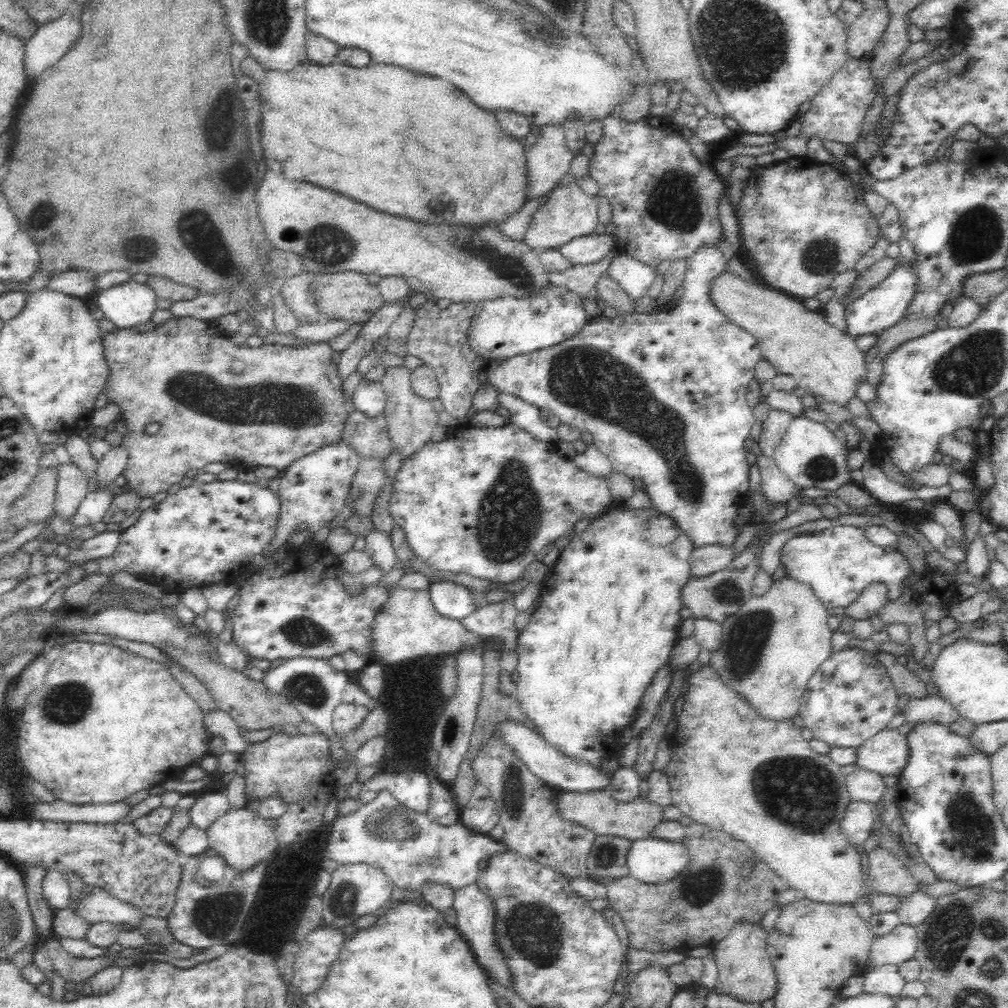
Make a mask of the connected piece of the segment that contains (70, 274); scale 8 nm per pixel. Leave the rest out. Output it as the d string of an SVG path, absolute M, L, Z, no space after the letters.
M77 270L53 273L50 275L46 288L42 288L41 290L58 291L62 292L63 295L82 298L82 296L88 296L88 294L97 291L94 289L94 278L97 275L96 273L92 273L92 271Z

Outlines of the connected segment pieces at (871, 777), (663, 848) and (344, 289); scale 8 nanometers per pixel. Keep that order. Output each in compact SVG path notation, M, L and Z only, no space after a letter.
M856 767L851 774L846 775L851 800L868 804L878 802L882 798L882 794L886 792L882 777L881 774Z
M654 838L633 841L627 854L629 874L648 884L675 879L690 862L690 851L683 842Z
M354 271L317 273L315 276L315 302L321 314L330 319L346 320L351 325L365 323L375 312L386 304L376 284L371 283L365 275Z

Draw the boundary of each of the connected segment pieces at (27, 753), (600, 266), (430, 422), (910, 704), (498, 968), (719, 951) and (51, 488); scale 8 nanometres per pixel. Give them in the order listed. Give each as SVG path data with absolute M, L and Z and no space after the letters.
M67 642L61 647L60 656L52 663L44 682L40 688L36 688L32 694L28 695L22 710L16 717L18 742L16 755L23 765L24 772L42 786L50 789L58 800L77 805L125 800L138 790L152 789L157 785L162 785L170 778L179 778L184 768L199 764L199 761L209 754L209 743L212 736L206 732L206 727L204 727L204 712L164 665L109 643Z
M613 251L600 262L576 265L564 272L549 272L549 282L576 293L582 300L590 298L590 300L598 302L600 300L596 290L598 279L606 273L611 259L614 258Z
M403 364L388 367L381 377L384 392L387 394L384 415L388 423L389 437L395 448L400 451L401 458L412 456L418 448L422 448L430 440L432 430L438 424L438 412L431 400L418 396L411 387L410 373L412 370Z
M900 695L897 710L903 710L905 722L912 724L940 722L949 725L956 719L962 719L958 710L940 696L926 695L924 698L914 698L910 695Z
M472 881L467 887L459 888L452 900L452 909L456 911L456 930L466 943L470 946L475 960L481 965L488 976L498 980L504 988L512 987L510 970L505 962L505 957L500 949L497 948L494 933L492 933L492 924L494 924L494 901L480 892L476 883Z
M738 920L727 936L712 946L718 966L718 982L712 990L730 993L732 997L746 1002L764 1002L777 992L777 977L767 952L767 931L761 922Z
M52 465L38 472L26 494L14 502L14 527L18 530L28 527L35 522L46 521L54 515L56 488L58 488L58 468Z

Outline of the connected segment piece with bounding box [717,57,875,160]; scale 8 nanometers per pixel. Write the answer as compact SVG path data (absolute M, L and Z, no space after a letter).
M852 57L850 64L836 75L832 75L828 84L821 88L821 91L810 100L809 111L801 116L802 134L798 138L789 138L784 142L773 142L763 146L728 146L718 155L718 160L732 159L738 155L758 156L760 154L772 153L776 148L788 150L792 157L806 155L806 148L810 137L822 140L832 140L842 144L850 144L859 138L862 130L866 112L874 100L874 79L870 75L869 62L865 58L856 59Z

